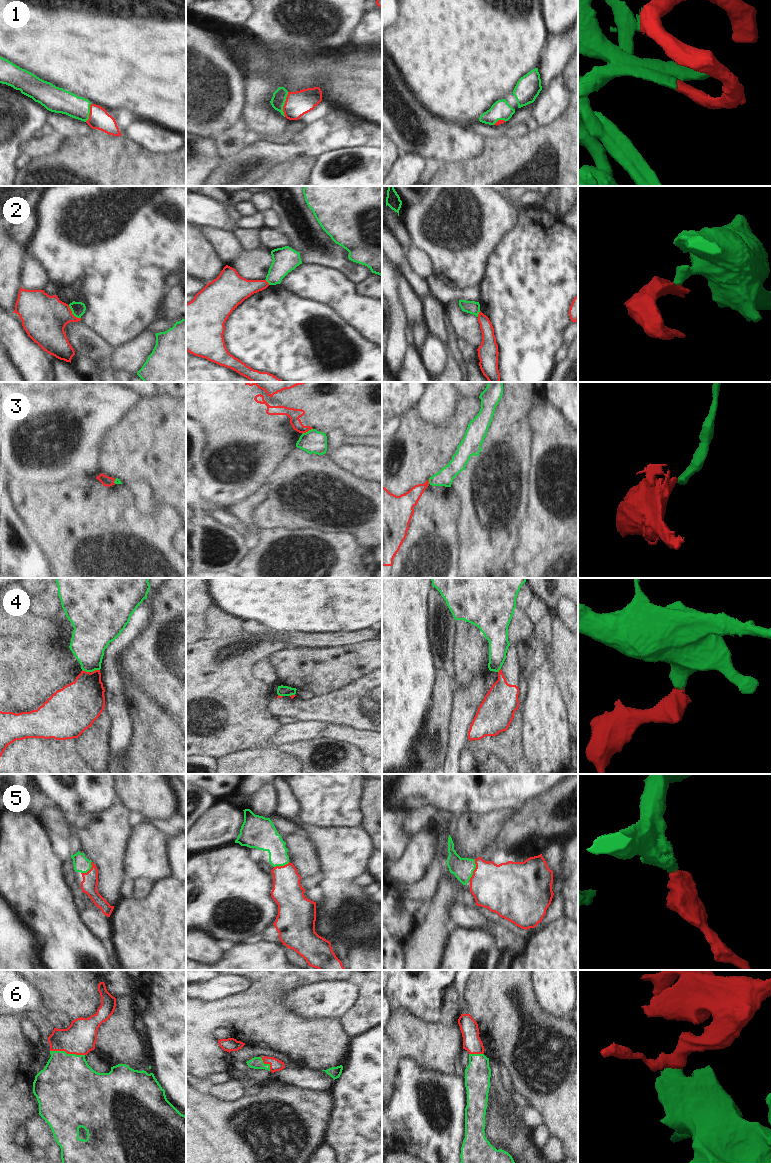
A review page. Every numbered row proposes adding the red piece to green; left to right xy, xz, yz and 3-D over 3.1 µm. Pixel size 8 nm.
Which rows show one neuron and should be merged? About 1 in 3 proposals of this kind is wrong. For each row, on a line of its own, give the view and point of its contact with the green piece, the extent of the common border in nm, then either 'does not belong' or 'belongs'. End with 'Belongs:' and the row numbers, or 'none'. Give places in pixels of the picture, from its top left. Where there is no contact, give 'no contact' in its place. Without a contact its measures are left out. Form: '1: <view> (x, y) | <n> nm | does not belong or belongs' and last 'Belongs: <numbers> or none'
1: xz (284, 103) | 200 nm | belongs
2: xy (72, 313) | 150 nm | does not belong
3: xz (308, 431) | 100 nm | does not belong
4: xy (95, 669) | 80 nm | does not belong
5: yz (474, 869) | 180 nm | belongs
6: xy (66, 1053) | 280 nm | belongs
Belongs: 1, 5, 6

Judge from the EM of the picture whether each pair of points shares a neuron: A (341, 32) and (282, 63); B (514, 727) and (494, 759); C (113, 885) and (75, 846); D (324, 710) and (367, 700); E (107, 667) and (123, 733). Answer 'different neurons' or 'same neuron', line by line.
A: different neurons
B: different neurons
C: different neurons
D: same neuron
E: same neuron

